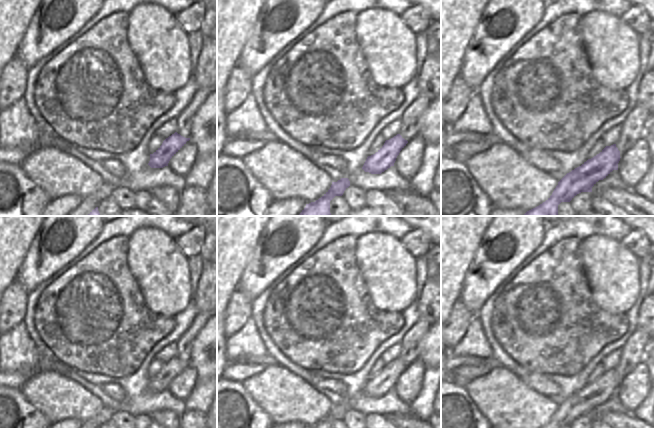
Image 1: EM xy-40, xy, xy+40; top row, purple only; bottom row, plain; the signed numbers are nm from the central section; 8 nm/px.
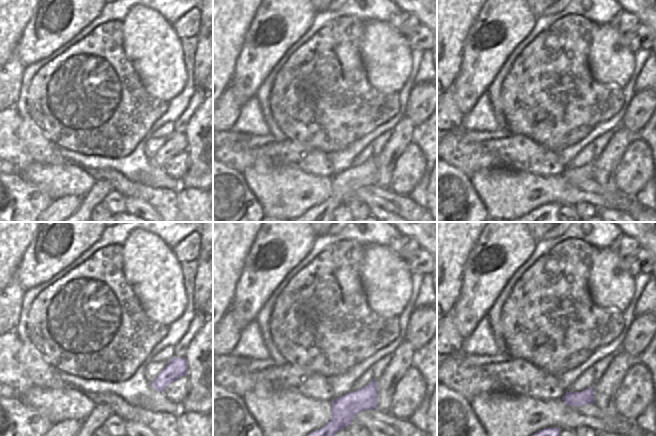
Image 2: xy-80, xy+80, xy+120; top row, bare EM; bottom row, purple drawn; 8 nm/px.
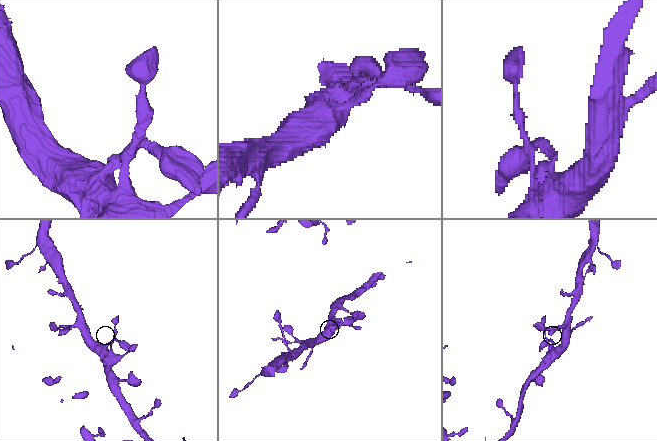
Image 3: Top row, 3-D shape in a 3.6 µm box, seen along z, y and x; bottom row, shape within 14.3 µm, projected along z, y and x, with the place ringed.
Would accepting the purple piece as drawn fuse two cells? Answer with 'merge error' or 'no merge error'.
no merge error

